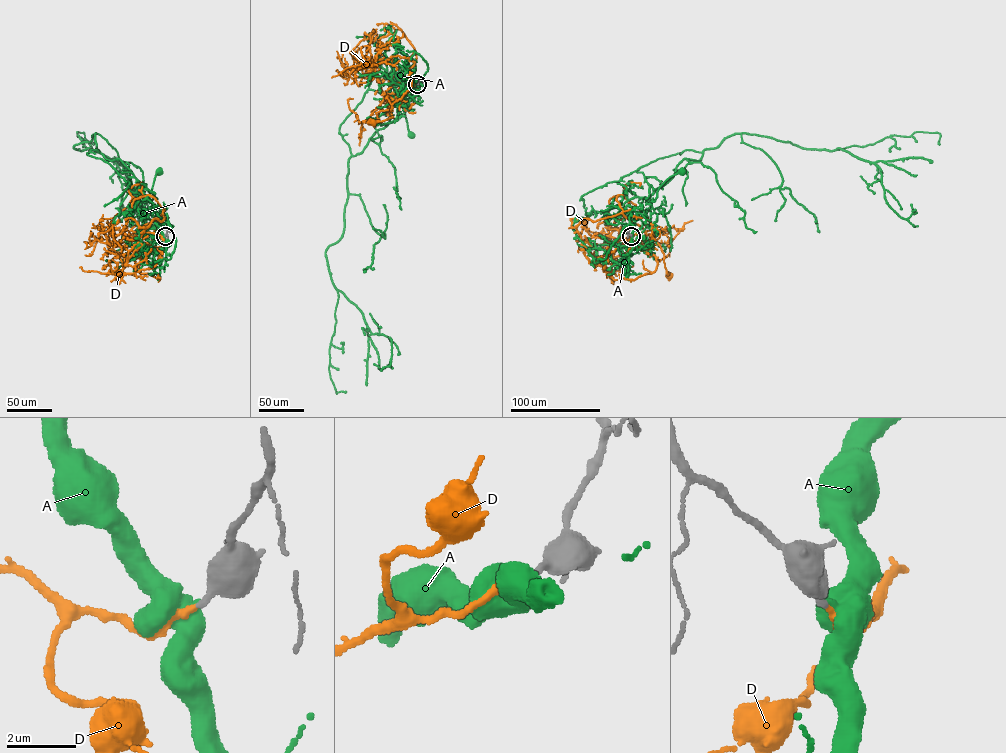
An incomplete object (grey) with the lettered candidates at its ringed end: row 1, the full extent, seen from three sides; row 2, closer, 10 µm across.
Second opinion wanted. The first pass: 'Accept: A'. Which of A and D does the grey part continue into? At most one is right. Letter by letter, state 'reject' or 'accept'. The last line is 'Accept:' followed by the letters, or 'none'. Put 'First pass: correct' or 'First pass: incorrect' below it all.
A: reject
D: accept
Accept: D
First pass: incorrect

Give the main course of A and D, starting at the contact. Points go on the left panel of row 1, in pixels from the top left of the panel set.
A: (165, 236), (144, 216), (139, 201), (150, 202), (153, 198), (152, 187), (159, 172)
D: (165, 236), (150, 232), (136, 236), (132, 240), (138, 244), (140, 262), (133, 274), (120, 275)

